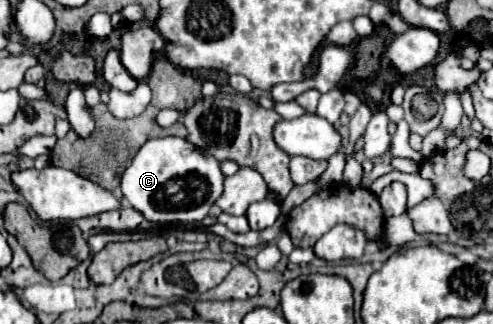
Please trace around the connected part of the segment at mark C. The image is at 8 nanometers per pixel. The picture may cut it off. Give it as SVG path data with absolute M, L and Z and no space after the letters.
M154 138L148 140L138 154L132 158L130 166L122 174L120 190L126 202L150 222L200 222L222 194L224 176L220 164L210 156L200 152L184 138Z

